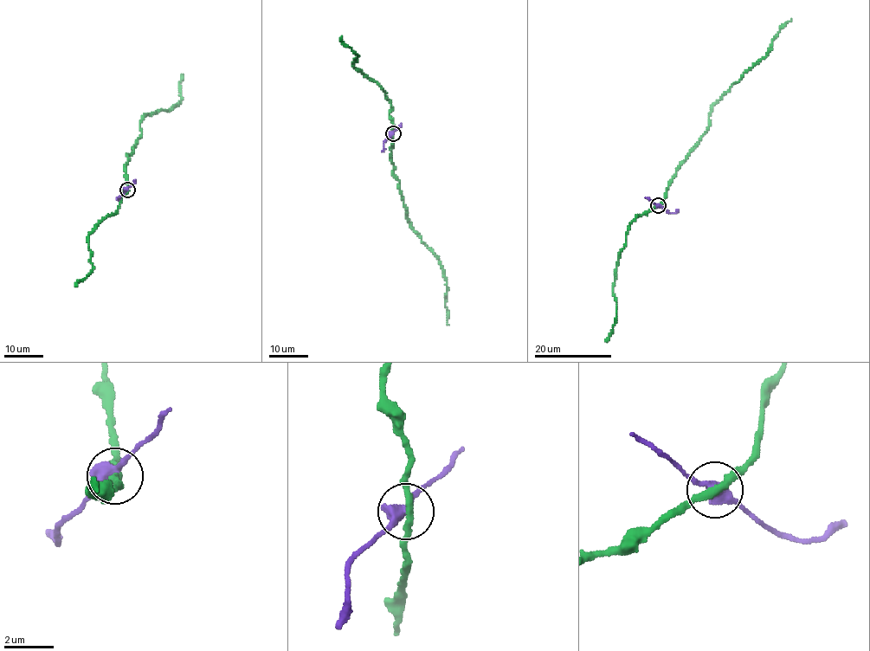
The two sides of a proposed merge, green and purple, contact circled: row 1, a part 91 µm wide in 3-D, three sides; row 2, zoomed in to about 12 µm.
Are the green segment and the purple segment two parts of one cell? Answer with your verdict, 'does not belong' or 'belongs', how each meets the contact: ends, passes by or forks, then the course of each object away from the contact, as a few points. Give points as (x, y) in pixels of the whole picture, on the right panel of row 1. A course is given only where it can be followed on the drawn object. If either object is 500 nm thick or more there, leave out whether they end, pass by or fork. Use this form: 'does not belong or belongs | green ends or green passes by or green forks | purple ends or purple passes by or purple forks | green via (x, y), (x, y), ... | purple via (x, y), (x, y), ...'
does not belong | green passes by | purple passes by | green via (658, 205), (676, 169), (709, 125), (712, 107), (768, 53), (781, 28), (792, 21) | purple via (658, 205), (670, 213), (679, 210)

